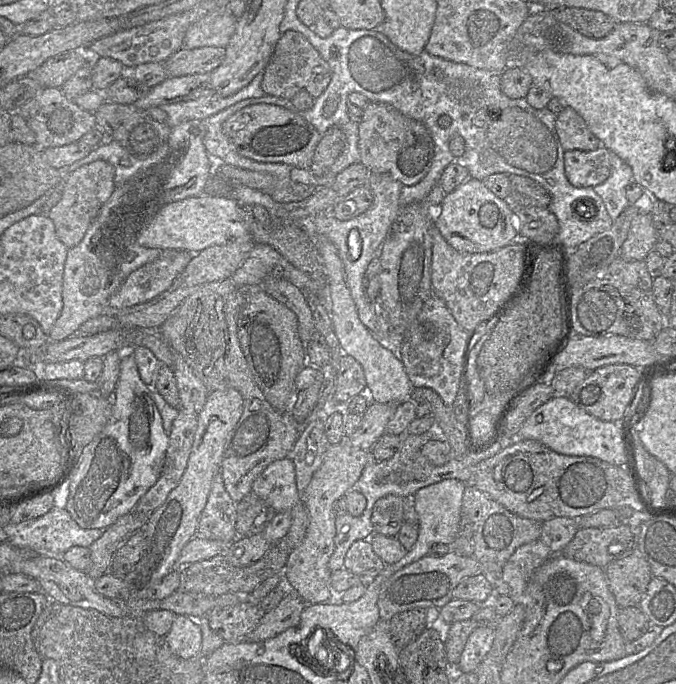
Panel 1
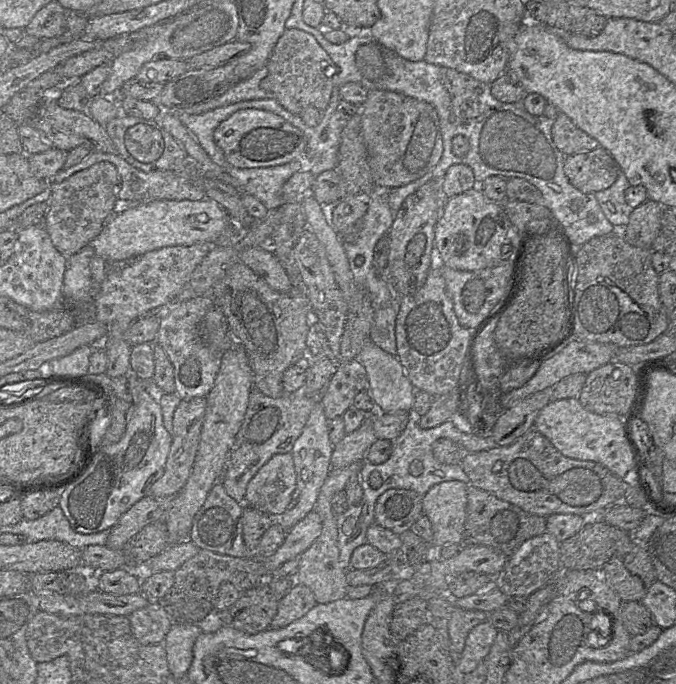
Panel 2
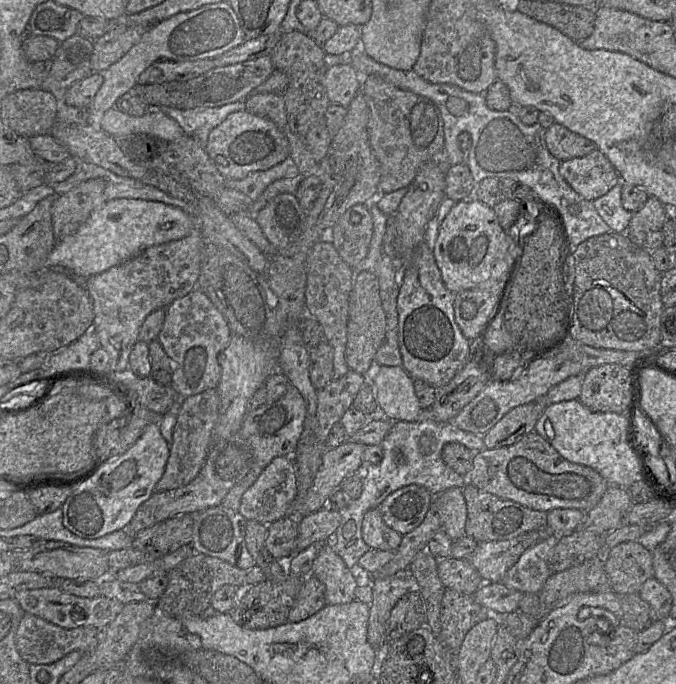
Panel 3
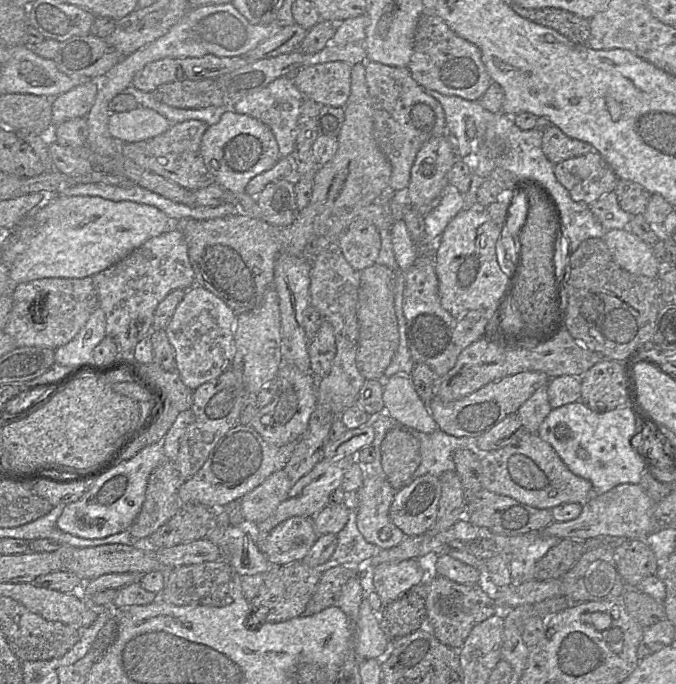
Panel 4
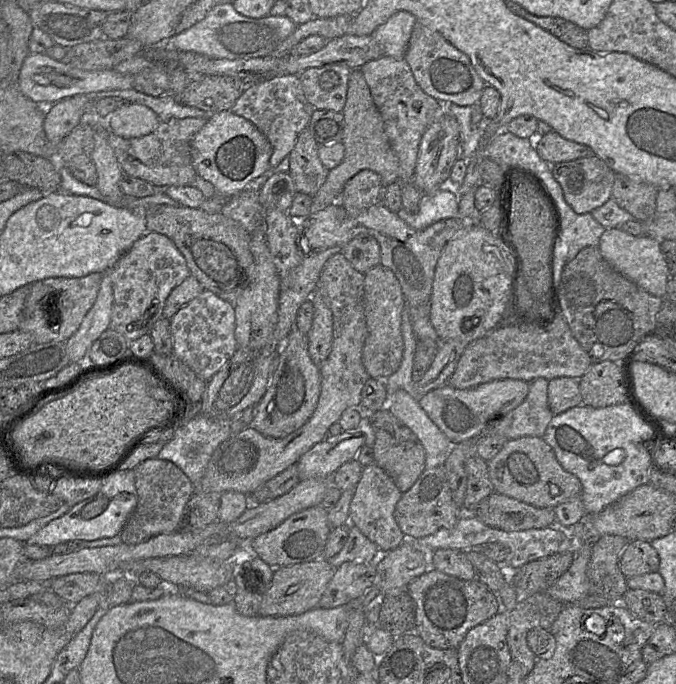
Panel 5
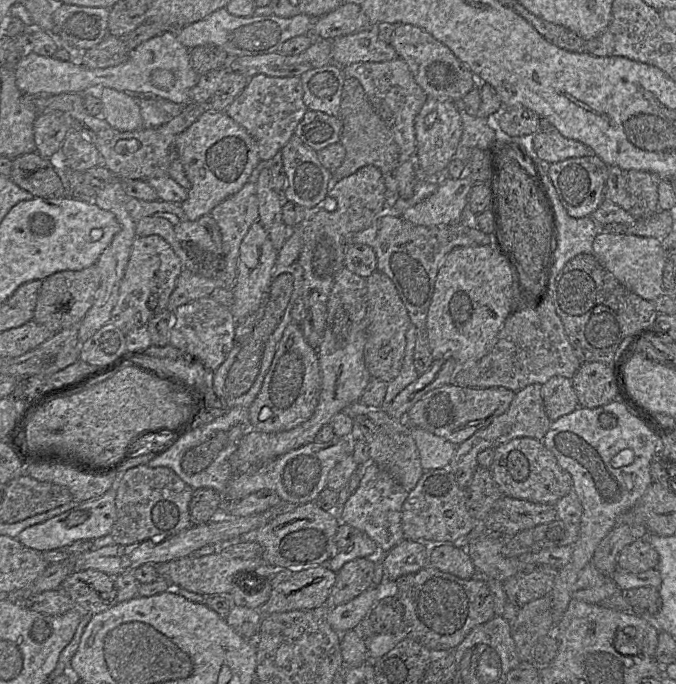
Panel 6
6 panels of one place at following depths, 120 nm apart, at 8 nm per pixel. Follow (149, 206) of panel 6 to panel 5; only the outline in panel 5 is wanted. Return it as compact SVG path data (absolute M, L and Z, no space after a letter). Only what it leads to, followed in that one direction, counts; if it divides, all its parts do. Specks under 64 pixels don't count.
M157 205L144 212L147 232L171 239L184 256L192 276L219 298L235 304L254 279L254 259L250 251L251 234L237 221L221 212L208 213L199 208Z

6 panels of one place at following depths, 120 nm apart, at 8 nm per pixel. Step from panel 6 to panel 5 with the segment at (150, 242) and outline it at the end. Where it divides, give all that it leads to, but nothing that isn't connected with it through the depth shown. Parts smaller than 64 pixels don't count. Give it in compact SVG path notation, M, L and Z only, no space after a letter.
M146 232L111 268L114 301L109 327L129 342L149 334L152 325L162 317L171 291L190 275L184 256L171 239L156 232Z

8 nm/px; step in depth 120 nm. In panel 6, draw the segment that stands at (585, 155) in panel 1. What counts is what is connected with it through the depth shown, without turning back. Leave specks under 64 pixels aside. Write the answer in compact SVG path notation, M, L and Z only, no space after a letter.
M597 155L573 157L552 163L548 170L558 197L567 211L574 218L583 218L600 206L604 198L605 184L608 177L608 165Z

